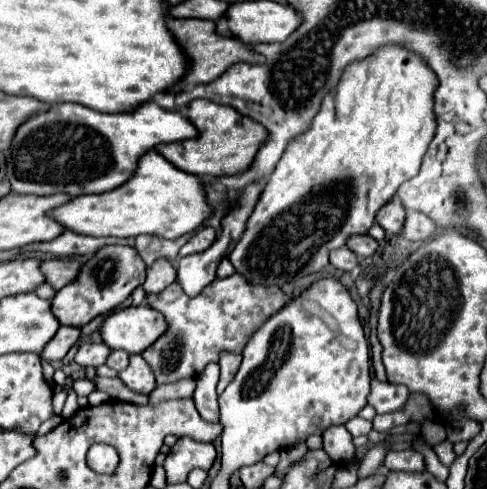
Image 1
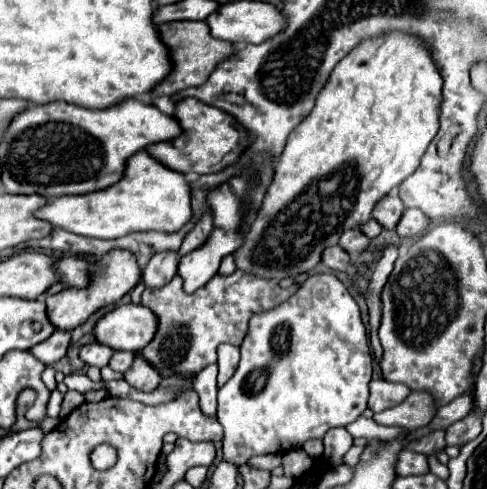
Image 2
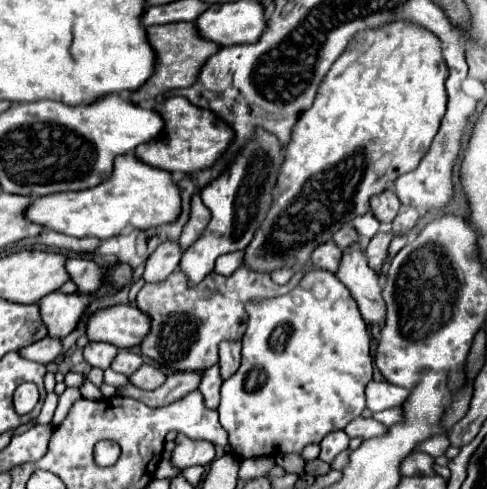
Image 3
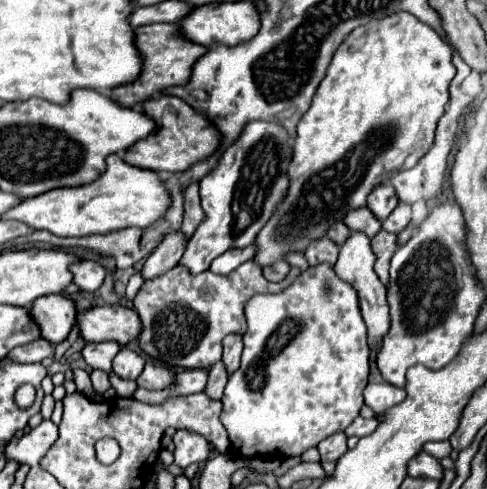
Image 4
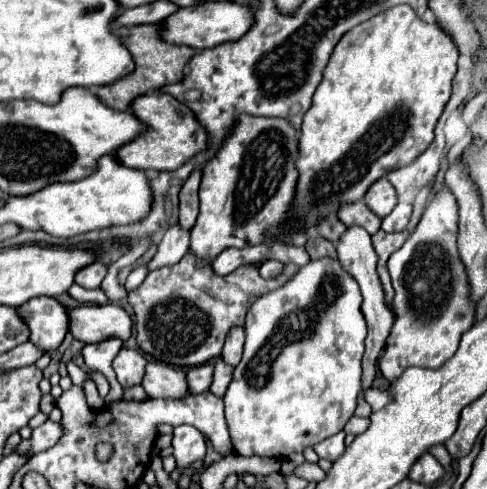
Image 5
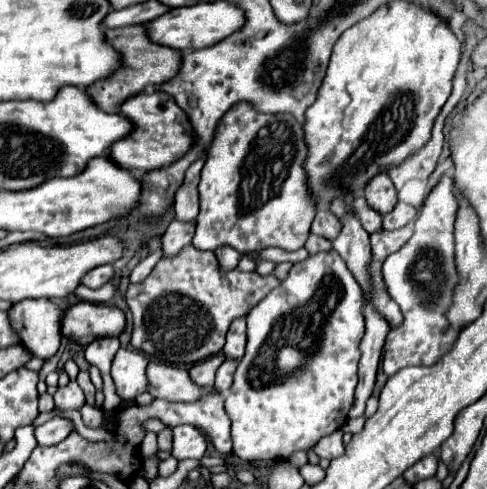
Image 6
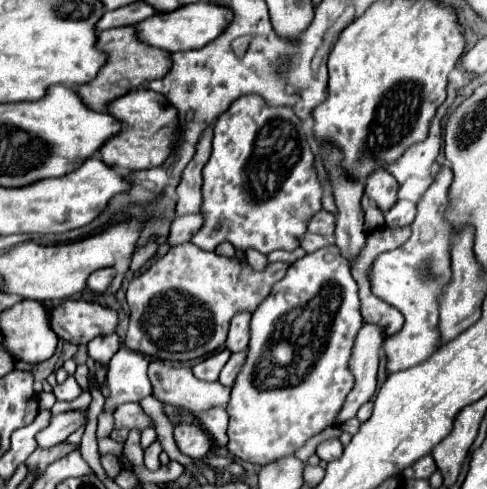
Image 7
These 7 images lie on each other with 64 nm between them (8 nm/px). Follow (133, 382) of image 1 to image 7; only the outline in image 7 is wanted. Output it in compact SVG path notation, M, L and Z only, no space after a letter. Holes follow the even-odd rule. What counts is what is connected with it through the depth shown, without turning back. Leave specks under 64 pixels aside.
M152 360L148 366L148 376L154 388L154 396L164 402L164 404L172 404L184 410L190 410L194 414L204 412L206 408L226 408L228 404L228 396L230 396L230 388L224 388L224 384L220 382L202 382L196 380L196 376L192 376L192 370L188 366L180 366L174 368L176 364L168 364L162 360Z

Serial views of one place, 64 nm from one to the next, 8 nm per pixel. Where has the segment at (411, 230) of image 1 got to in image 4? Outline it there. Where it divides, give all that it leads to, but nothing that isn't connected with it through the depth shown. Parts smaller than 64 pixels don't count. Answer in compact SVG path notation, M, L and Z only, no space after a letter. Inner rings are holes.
M399 202L398 206L394 208L394 212L382 222L382 228L388 230L388 232L394 232L394 234L400 234L408 222L412 218L412 209L410 204L404 204L404 202Z

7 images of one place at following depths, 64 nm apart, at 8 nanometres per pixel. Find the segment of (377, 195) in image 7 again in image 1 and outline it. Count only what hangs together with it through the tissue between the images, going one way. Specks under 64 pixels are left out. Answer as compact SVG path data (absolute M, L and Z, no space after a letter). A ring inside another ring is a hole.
M394 196L390 200L390 204L384 204L384 208L380 208L380 212L376 214L376 222L390 234L400 234L402 224L404 224L404 206L400 202L398 196Z

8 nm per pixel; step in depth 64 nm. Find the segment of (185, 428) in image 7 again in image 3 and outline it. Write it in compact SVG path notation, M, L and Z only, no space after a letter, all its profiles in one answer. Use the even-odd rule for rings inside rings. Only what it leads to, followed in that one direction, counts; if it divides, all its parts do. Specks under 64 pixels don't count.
M184 434L176 436L176 448L172 452L172 464L180 470L200 464L206 466L210 460L214 460L214 444L206 440L192 440Z

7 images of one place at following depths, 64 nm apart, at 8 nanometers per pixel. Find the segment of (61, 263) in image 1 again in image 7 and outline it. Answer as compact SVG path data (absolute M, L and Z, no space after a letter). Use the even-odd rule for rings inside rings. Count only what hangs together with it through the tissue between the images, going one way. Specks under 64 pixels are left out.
M102 268L102 270L96 270L90 274L88 278L88 288L94 290L94 292L106 292L108 286L112 284L116 276L116 270L114 268Z

